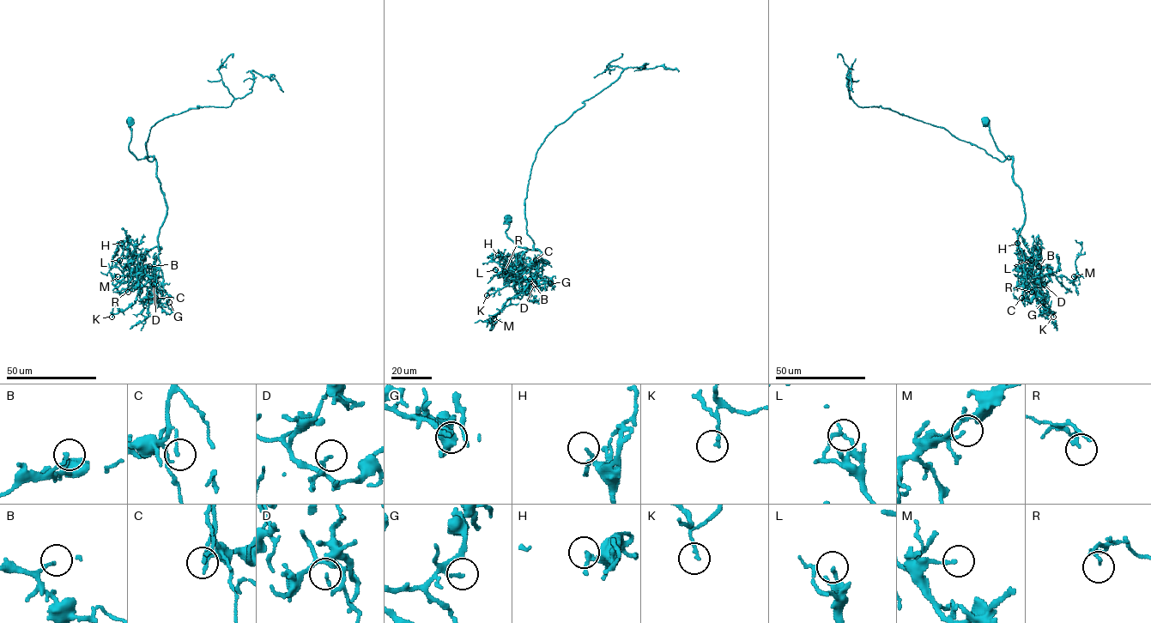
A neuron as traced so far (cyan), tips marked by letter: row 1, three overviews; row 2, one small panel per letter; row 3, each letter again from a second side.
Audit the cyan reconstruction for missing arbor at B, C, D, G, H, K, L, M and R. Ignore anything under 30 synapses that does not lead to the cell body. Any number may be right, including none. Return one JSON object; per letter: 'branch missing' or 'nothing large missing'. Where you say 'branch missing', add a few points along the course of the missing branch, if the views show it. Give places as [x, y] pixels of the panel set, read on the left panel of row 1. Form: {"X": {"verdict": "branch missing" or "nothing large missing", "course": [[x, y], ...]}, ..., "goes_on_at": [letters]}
{"B": {"verdict": "branch missing", "course": [[149, 266], [159, 250]]}, "C": {"verdict": "nothing large missing"}, "D": {"verdict": "nothing large missing"}, "G": {"verdict": "nothing large missing"}, "H": {"verdict": "nothing large missing"}, "K": {"verdict": "nothing large missing"}, "L": {"verdict": "nothing large missing"}, "M": {"verdict": "nothing large missing"}, "R": {"verdict": "nothing large missing"}, "goes_on_at": ["B"]}

